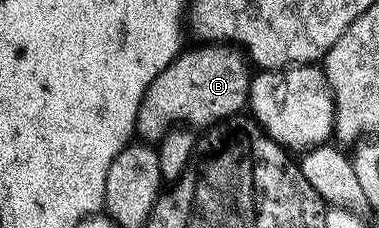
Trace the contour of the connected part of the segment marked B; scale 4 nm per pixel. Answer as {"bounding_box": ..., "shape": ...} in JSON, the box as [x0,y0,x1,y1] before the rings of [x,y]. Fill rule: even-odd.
{"bounding_box":[135,43,253,143],"shape":[[[206,43],[198,47],[178,54],[148,86],[136,116],[135,132],[142,141],[160,143],[181,123],[207,130],[236,117],[246,107],[253,78],[244,53],[228,43]]]}

